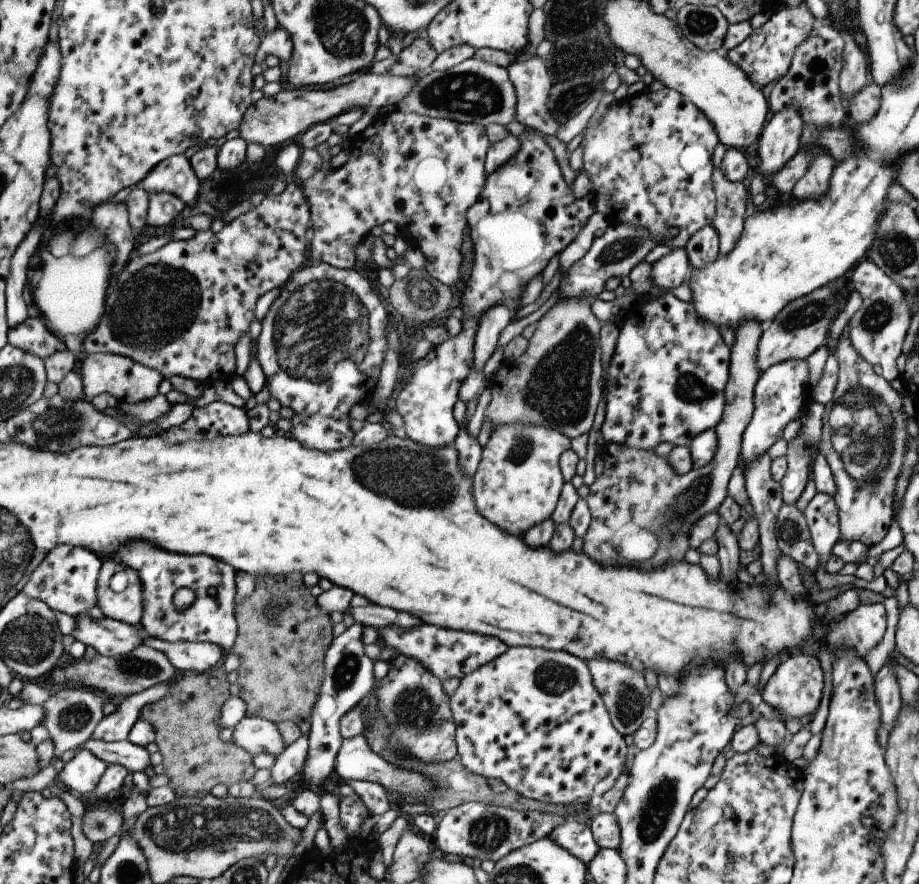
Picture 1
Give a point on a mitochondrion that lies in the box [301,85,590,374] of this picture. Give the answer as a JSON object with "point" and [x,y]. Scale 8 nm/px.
{"point":[421,294]}

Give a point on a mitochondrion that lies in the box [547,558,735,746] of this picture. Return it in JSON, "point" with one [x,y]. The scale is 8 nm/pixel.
{"point":[628,700]}

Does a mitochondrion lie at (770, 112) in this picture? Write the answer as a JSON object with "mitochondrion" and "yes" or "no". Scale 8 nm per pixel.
{"mitochondrion":"no"}

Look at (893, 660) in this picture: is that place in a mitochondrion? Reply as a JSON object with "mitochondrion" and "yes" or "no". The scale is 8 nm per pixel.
{"mitochondrion":"no"}

